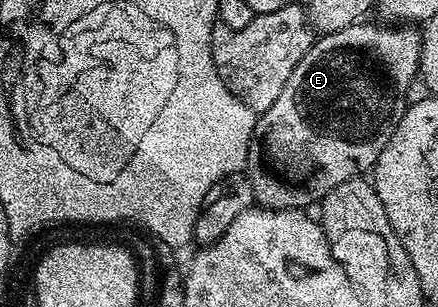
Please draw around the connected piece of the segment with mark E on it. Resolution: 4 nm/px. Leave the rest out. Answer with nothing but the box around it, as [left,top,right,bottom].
[246,21,421,211]

